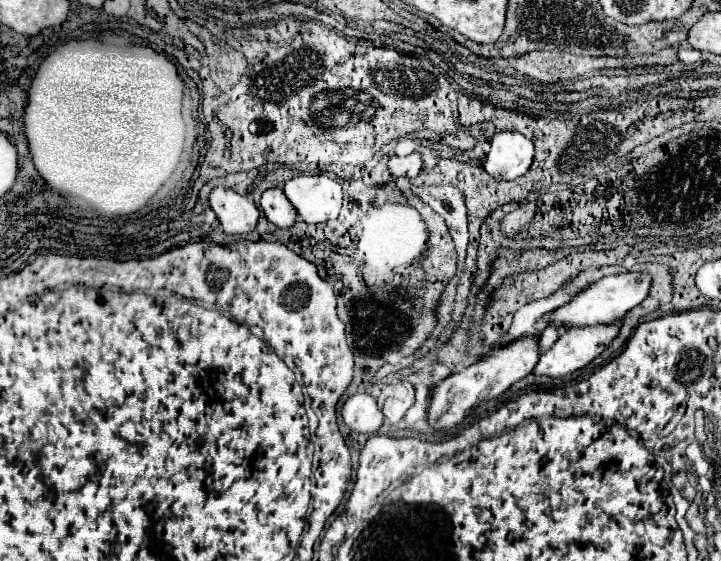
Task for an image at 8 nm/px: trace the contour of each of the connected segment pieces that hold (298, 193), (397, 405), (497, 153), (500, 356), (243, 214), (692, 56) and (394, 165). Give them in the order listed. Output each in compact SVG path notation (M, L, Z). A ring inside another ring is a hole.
M302 175L286 181L284 195L306 223L336 219L342 205L342 187L326 175Z
M394 381L384 385L378 397L380 411L390 421L400 421L412 403L414 403L414 387L408 381Z
M500 131L490 141L492 149L484 159L484 169L494 179L512 181L516 177L522 177L534 157L534 145L528 137L516 131Z
M534 333L528 337L516 339L512 343L500 345L496 351L486 355L484 359L480 359L480 361L472 363L470 367L466 367L454 375L450 375L448 379L444 379L432 391L432 403L428 407L428 423L434 429L450 429L450 427L458 425L474 405L478 405L480 401L496 399L512 383L516 383L522 377L526 377L528 373L532 373L532 369L538 363L538 357L540 357L538 341L540 341L540 333Z
M214 187L210 191L210 207L216 213L224 233L228 235L252 233L256 229L260 211L248 197L232 189Z
M680 47L678 49L678 61L686 63L686 65L700 65L702 63L702 55L696 49L684 49L684 47Z
M416 151L406 157L394 155L394 157L390 157L388 167L390 167L390 173L396 177L416 177L422 169L422 157Z

